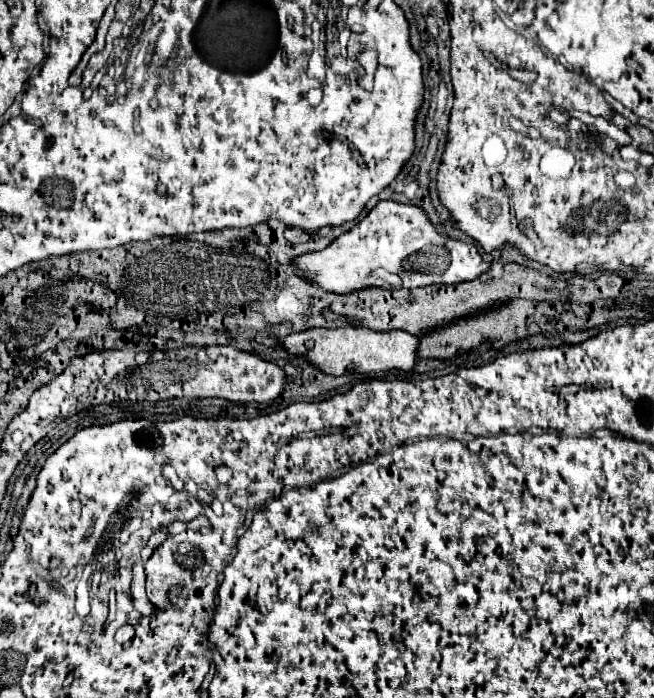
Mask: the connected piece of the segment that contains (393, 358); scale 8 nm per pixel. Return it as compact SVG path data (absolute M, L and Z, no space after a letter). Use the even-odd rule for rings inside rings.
M311 328L305 332L295 332L289 334L283 340L283 346L293 352L293 354L303 354L311 364L315 364L317 368L321 368L325 374L349 374L349 364L355 362L357 368L353 372L385 372L385 370L403 370L403 372L411 372L417 364L417 350L419 350L419 336L405 332L405 330L391 330L391 332L377 332L371 328Z

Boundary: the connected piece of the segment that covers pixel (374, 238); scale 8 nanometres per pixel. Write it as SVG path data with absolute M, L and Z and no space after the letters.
M395 200L379 202L369 218L335 238L327 248L293 260L303 274L319 288L349 294L359 288L417 288L429 284L457 284L475 280L491 270L473 244L455 240L435 228L425 210Z

